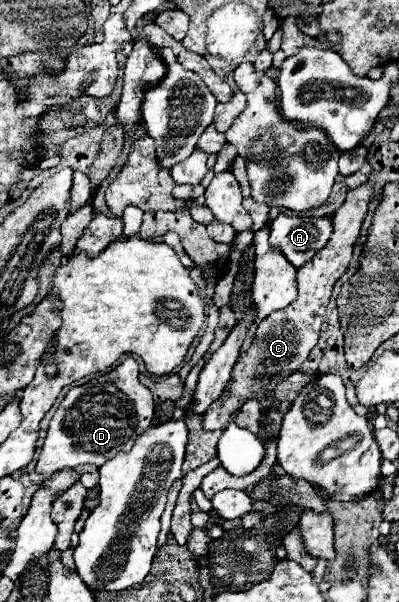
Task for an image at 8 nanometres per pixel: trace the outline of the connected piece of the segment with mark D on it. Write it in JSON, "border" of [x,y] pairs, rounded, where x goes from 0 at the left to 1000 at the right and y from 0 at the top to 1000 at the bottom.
{"border":[[[313,593],[313,600],[303,606],[293,606],[288,613],[278,613],[273,620],[258,620],[208,640],[173,646],[173,653],[158,659],[158,666],[148,669],[148,676],[123,703],[118,726],[113,726],[103,756],[88,772],[88,786],[113,796],[158,776],[193,776],[208,769],[253,776],[288,752],[328,746],[328,736],[378,706],[383,686],[388,686],[388,666],[383,666],[378,650],[348,633],[348,606],[333,593]]]}

